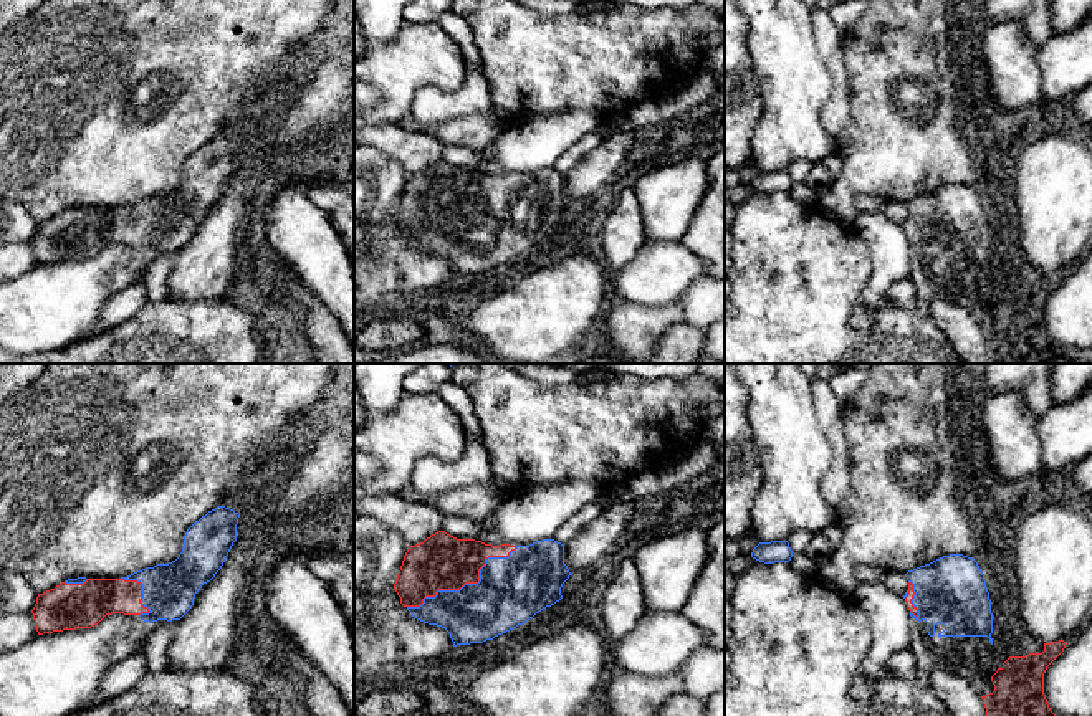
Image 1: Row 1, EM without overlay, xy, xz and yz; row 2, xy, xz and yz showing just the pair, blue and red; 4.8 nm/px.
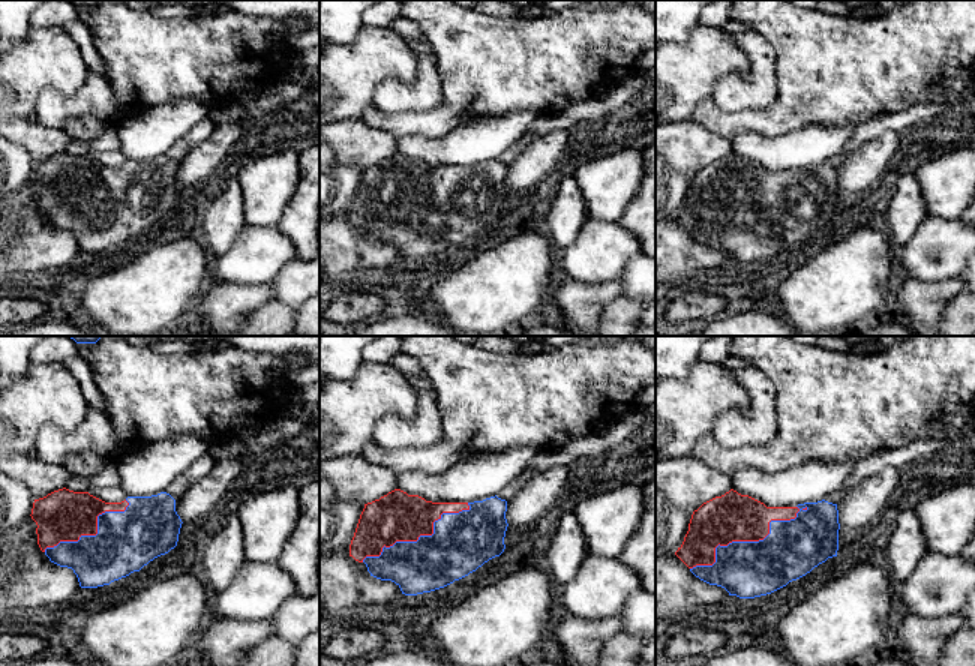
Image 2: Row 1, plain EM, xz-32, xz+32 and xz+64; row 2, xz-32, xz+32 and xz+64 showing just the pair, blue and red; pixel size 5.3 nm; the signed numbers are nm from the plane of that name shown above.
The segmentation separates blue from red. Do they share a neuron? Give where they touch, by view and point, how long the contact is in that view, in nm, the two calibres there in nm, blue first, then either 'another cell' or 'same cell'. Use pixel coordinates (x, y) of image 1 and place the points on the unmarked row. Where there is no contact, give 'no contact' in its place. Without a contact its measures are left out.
xz (467, 214) | 600 nm | 320/280 nm | same cell

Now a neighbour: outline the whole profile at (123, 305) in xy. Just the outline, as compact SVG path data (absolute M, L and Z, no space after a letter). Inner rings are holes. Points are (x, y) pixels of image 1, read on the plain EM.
M141 281L117 291L99 313L99 319L89 337L99 336L104 331L127 321L146 304L146 294L146 284Z

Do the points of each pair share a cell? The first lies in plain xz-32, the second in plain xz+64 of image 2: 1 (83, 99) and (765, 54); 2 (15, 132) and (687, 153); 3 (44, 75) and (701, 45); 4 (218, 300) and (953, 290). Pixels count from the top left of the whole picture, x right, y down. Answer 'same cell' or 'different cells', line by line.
1: same cell
2: same cell
3: same cell
4: same cell

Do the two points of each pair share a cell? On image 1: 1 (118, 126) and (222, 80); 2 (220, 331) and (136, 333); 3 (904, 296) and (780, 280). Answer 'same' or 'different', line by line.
1: same
2: same
3: different

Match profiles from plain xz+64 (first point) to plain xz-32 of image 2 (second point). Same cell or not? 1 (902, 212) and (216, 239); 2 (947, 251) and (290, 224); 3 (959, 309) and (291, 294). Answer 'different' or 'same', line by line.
1: same
2: different
3: different

